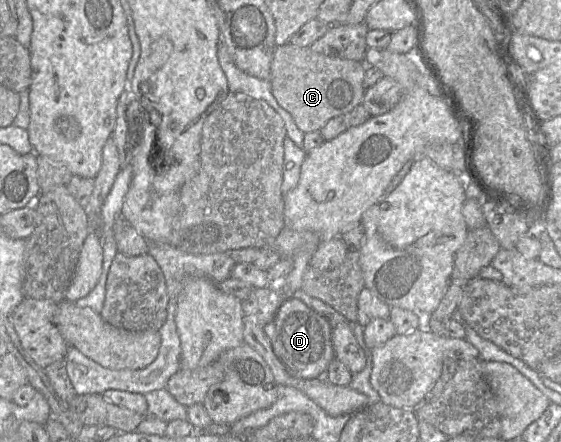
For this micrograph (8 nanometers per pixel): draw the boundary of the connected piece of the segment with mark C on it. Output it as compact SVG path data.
M285 44L276 47L269 82L277 103L286 110L304 134L319 131L329 120L362 104L365 64L314 52L309 47Z

